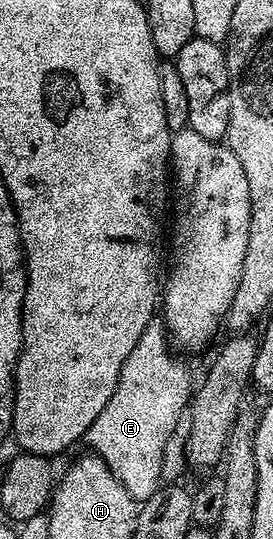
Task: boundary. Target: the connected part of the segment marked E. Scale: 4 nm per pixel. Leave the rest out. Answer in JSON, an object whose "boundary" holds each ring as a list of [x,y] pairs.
{"boundary":[[[154,318],[139,342],[135,342],[135,350],[127,354],[111,402],[103,406],[103,414],[91,422],[89,433],[83,438],[95,455],[107,462],[111,474],[123,482],[127,494],[138,502],[151,498],[162,487],[163,446],[167,446],[175,426],[182,423],[195,391],[195,376],[193,380],[188,366],[172,351],[164,323]]]}

